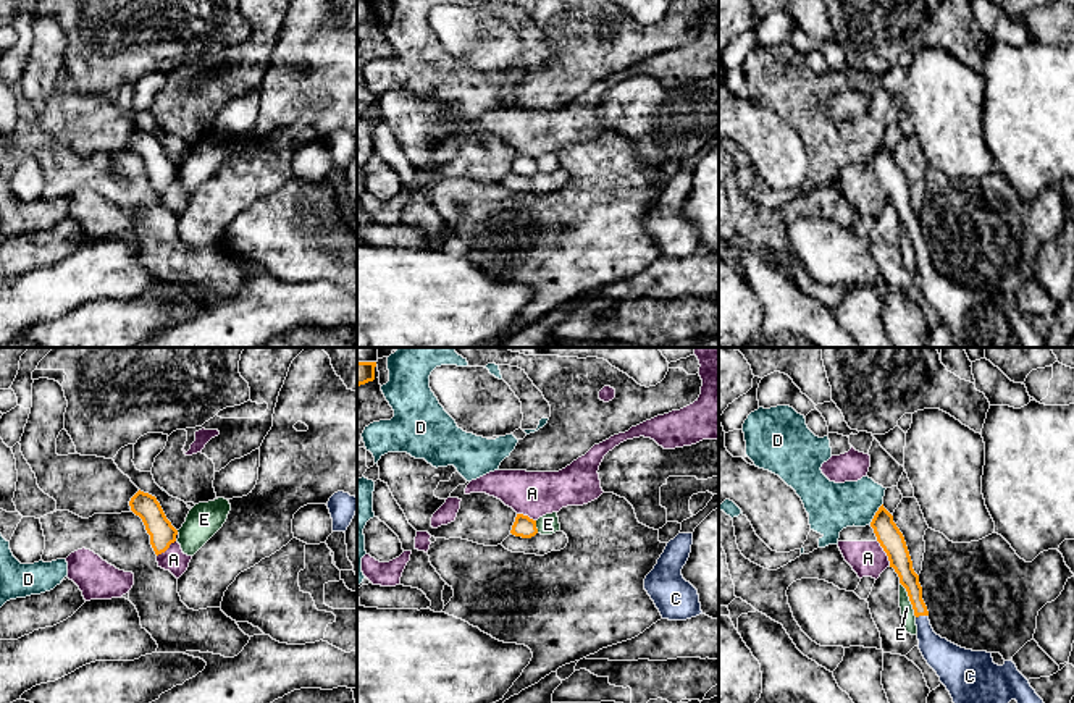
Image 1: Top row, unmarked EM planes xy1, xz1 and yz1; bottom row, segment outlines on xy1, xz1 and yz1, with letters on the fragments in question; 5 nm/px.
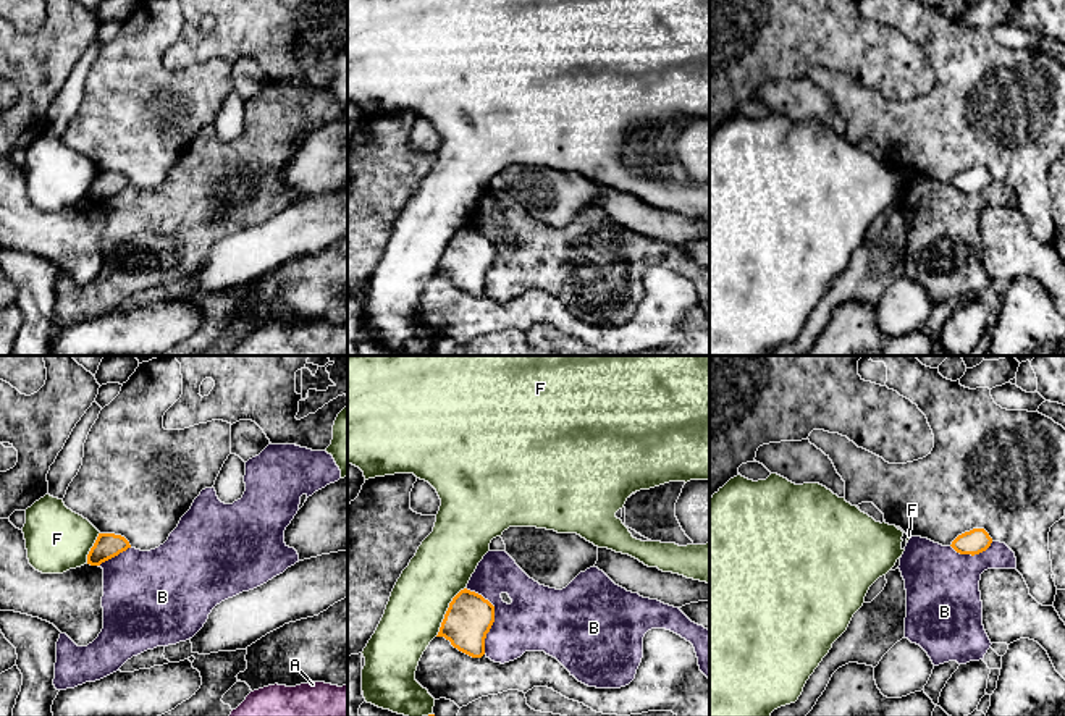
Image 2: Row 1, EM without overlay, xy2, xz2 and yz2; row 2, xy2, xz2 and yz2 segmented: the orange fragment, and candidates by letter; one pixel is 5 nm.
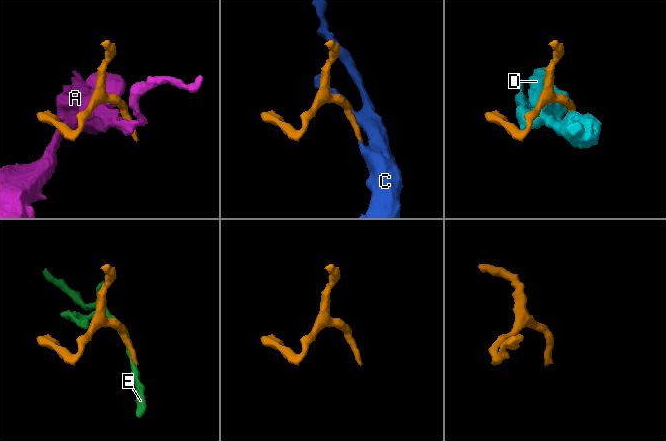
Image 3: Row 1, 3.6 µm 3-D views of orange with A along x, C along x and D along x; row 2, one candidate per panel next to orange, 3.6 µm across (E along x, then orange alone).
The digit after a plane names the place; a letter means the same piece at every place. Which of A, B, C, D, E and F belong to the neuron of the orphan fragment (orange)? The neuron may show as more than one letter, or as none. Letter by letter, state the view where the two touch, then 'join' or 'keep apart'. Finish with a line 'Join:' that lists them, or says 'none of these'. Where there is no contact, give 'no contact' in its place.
A: meets orange in yz1; keep apart
B: meets orange in xz2; keep apart
C: meets orange in yz1; join
D: meets orange in yz1; keep apart
E: meets orange in yz1; keep apart
F: meets orange in xz2; keep apart
Join: C

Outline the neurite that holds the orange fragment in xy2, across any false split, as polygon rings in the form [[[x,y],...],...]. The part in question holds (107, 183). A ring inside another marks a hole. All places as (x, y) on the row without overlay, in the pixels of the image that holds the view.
[[[99,171],[94,184],[87,192],[87,202],[100,204],[128,186],[131,186],[131,183],[124,175],[115,171]]]

